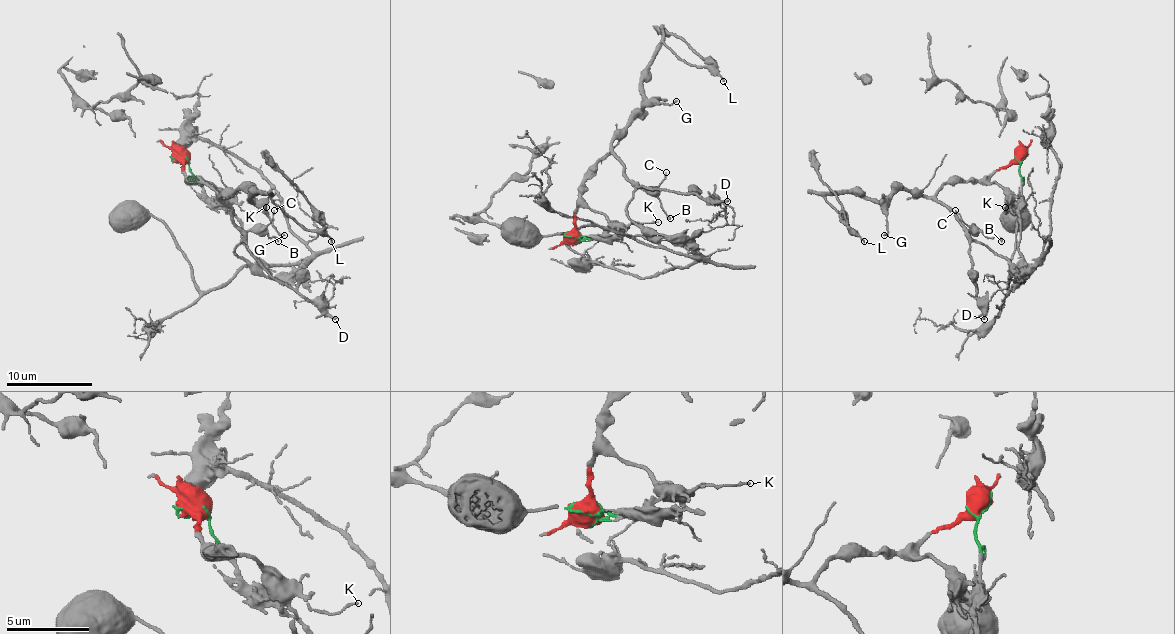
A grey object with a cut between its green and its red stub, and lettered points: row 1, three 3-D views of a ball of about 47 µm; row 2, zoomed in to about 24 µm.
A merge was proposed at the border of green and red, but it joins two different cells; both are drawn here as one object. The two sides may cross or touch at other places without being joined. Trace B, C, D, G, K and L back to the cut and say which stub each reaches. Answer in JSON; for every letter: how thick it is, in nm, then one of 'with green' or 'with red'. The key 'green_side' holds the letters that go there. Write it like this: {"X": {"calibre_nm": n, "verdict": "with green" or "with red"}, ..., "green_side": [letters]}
{"B": {"calibre_nm": 190, "verdict": "with red"}, "C": {"calibre_nm": 110, "verdict": "with red"}, "D": {"calibre_nm": 220, "verdict": "with red"}, "G": {"calibre_nm": 140, "verdict": "with red"}, "K": {"calibre_nm": 130, "verdict": "with red"}, "L": {"calibre_nm": 150, "verdict": "with red"}, "green_side": []}

